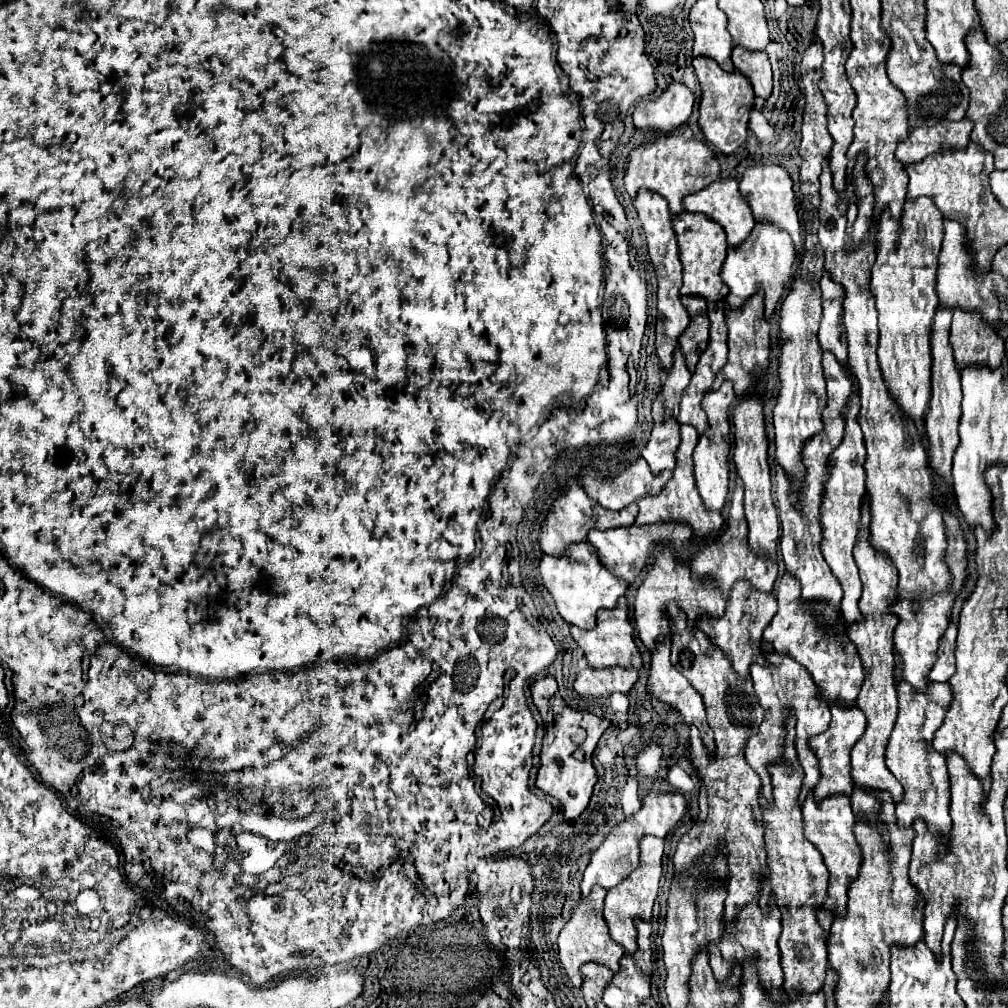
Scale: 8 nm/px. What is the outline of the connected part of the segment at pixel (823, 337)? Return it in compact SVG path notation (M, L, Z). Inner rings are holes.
M827 272L821 278L823 292L823 318L819 328L819 344L823 350L829 350L837 360L847 362L847 334L843 328L843 298L845 290L841 284L835 284Z

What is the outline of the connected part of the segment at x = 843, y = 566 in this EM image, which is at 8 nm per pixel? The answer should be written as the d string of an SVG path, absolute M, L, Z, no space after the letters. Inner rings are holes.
M845 428L845 436L841 444L833 450L829 456L829 468L831 468L831 478L825 484L823 492L823 504L821 504L821 524L823 524L823 542L821 550L823 556L831 568L831 572L837 576L837 580L843 586L843 600L841 600L841 614L847 624L855 624L863 620L857 604L861 596L861 580L859 580L859 570L853 560L853 548L857 544L859 536L859 518L861 518L861 504L863 496L867 494L865 488L865 444L863 444L863 432L859 428Z

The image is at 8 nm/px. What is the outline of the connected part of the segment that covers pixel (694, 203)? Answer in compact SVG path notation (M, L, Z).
M733 178L717 180L683 200L687 212L703 212L707 218L719 222L727 234L729 246L741 246L755 226L753 212L739 192Z

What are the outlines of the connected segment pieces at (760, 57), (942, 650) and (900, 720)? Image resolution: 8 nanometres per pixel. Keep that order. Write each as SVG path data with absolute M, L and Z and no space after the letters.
M733 48L733 64L743 76L751 80L757 98L767 100L771 96L771 64L765 52L749 52L745 48Z
M951 624L943 634L943 640L939 640L937 662L929 672L931 682L947 682L955 674L955 636L957 636L957 626Z
M897 684L897 696L899 696L899 716L895 722L895 728L889 736L889 744L887 744L887 768L895 774L895 778L903 784L905 788L905 796L903 800L897 804L895 816L897 816L897 826L899 828L911 828L913 822L917 818L921 818L927 828L933 832L933 836L939 838L941 844L947 844L951 838L951 826L953 820L949 816L949 775L947 771L946 758L930 747L935 730L943 724L943 718L947 714L947 708L951 706L953 700L953 692L949 688L949 684L931 684L927 688L927 692L915 692L911 688L911 684Z

